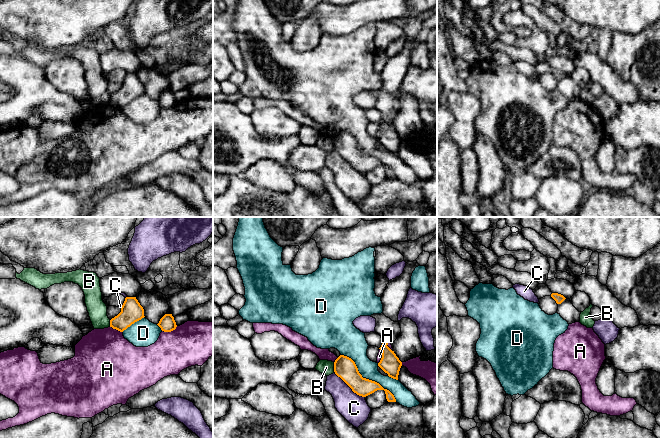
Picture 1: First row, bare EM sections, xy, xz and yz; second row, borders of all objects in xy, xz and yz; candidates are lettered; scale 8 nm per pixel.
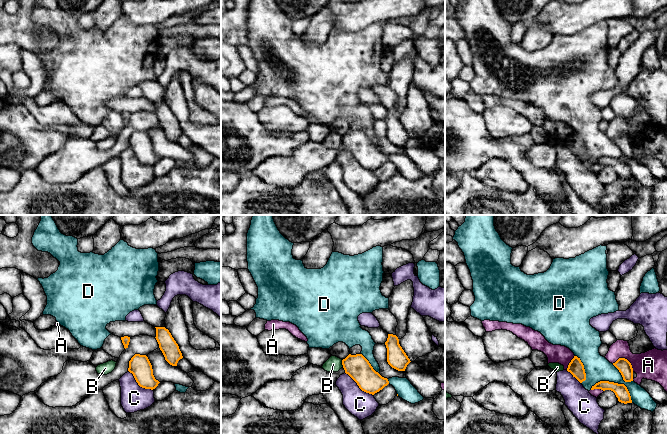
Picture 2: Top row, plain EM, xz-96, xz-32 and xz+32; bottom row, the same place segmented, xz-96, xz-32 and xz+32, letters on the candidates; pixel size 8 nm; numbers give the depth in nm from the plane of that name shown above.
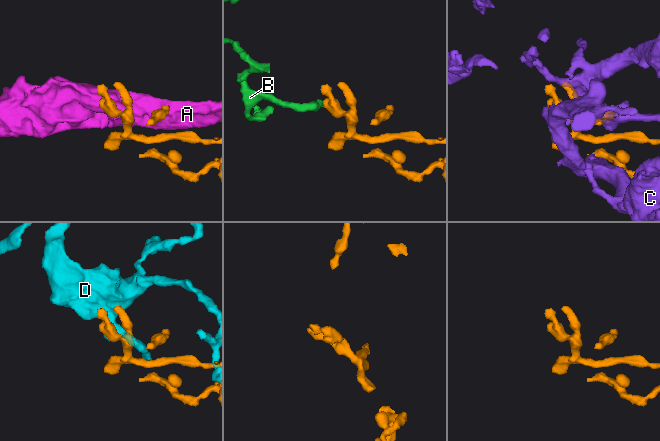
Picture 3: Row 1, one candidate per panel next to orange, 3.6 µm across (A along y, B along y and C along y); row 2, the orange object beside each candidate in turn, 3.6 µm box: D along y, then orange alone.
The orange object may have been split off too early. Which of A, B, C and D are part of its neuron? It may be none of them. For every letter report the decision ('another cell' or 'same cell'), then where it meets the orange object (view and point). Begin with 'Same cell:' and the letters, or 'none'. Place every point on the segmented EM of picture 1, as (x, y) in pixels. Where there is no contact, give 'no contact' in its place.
Same cell: none
A: another cell; contact xy (169, 331)
B: another cell; contact xz (334, 367)
C: another cell; contact xz (349, 386)
D: another cell; contact xz (367, 379)

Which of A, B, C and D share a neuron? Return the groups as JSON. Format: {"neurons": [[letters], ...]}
{"neurons": [["A"], ["B"], ["C"], ["D"]]}

